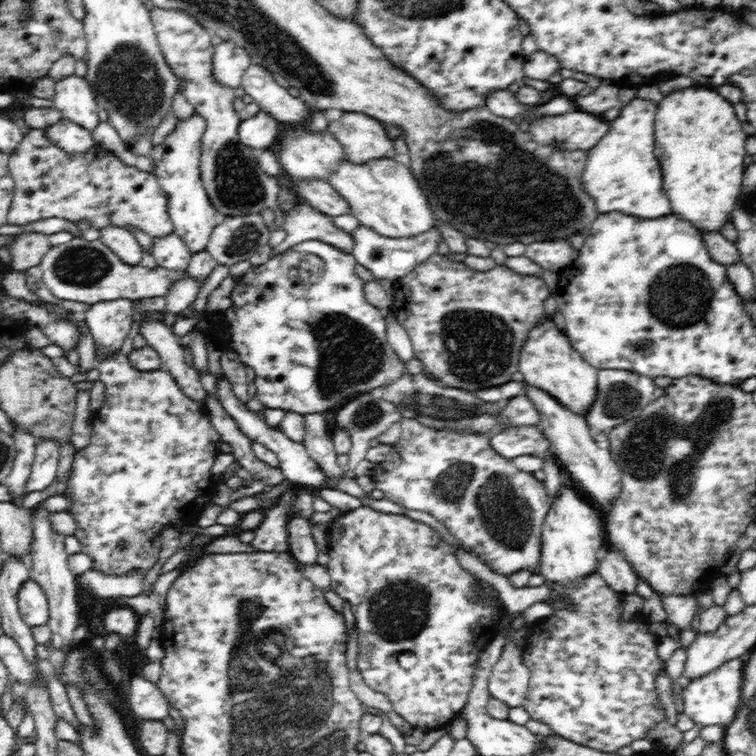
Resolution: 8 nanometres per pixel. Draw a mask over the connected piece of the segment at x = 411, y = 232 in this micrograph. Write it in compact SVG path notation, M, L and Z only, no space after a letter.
M347 158L341 160L327 176L327 181L334 187L344 200L348 201L352 216L356 217L360 225L372 228L381 236L390 238L410 238L410 236L418 236L423 232L431 230L435 227L437 221L429 201L419 181L414 176L411 168L399 163L393 158L377 158L369 160L364 164L354 164Z

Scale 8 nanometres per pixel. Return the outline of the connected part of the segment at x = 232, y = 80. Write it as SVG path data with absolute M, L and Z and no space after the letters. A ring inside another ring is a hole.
M224 40L214 46L212 76L216 82L240 91L242 76L252 63L243 46Z

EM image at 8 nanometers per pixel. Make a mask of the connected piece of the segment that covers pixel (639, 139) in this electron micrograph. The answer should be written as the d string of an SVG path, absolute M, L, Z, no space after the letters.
M636 98L626 103L617 116L609 123L609 131L590 149L587 150L587 161L583 168L581 181L583 189L594 199L596 211L600 214L622 212L629 216L654 219L673 214L666 192L662 190L662 172L660 162L654 156L654 116L656 104L650 100Z

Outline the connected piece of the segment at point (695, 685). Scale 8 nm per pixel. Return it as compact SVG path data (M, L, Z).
M742 659L728 660L705 675L685 682L686 688L682 692L684 700L684 714L696 724L702 726L722 726L728 728L738 714L741 704L743 681L743 661Z

